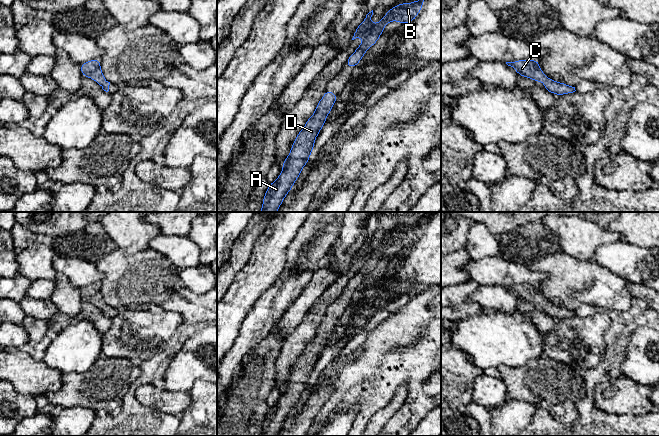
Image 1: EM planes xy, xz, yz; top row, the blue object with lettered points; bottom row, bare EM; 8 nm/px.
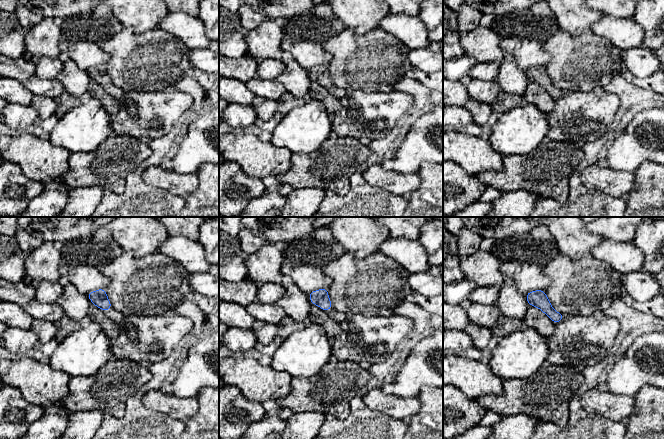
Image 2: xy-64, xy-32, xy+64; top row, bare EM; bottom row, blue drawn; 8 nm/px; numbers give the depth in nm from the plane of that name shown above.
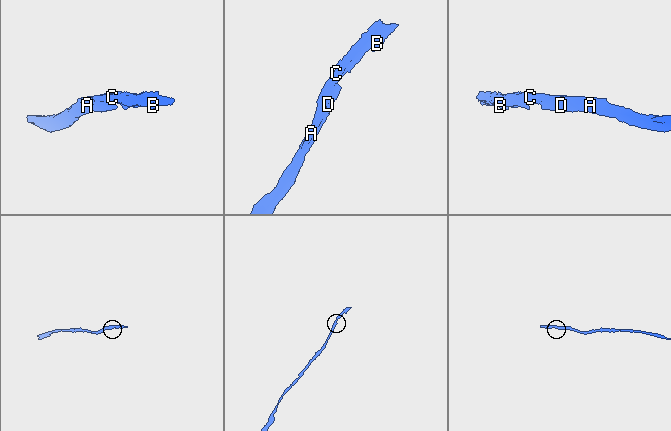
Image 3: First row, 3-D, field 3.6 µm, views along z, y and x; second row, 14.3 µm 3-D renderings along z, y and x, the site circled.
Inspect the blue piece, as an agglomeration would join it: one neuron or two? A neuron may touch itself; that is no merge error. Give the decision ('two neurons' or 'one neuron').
one neuron

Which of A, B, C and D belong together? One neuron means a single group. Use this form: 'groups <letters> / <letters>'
groups A B C D

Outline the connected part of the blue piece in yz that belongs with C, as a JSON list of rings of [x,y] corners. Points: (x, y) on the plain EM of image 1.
[[[518,284],[514,286],[506,286],[508,290],[513,291],[522,301],[533,303],[536,307],[543,305],[544,313],[555,318],[564,319],[575,316],[575,311],[564,307],[550,304],[541,294],[538,284]]]

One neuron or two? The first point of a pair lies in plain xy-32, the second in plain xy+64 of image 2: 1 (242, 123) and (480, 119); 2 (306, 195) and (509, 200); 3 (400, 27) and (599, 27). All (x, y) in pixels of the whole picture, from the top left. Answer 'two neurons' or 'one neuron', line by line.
1: two neurons
2: one neuron
3: one neuron

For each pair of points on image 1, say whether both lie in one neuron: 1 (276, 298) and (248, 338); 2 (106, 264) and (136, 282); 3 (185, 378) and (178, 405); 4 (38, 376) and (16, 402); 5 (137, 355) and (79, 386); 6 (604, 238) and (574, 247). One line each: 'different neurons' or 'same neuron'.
1: same neuron
2: same neuron
3: different neurons
4: different neurons
5: different neurons
6: same neuron

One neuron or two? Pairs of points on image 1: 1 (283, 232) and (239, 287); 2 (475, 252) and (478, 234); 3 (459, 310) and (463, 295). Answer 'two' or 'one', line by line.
1: one
2: one
3: two

